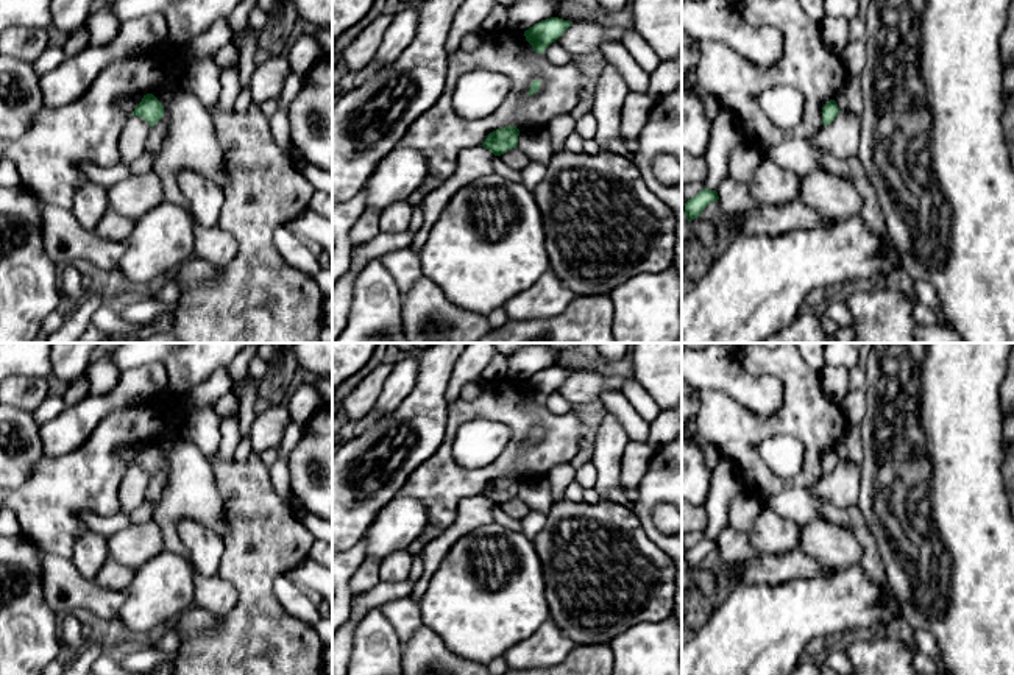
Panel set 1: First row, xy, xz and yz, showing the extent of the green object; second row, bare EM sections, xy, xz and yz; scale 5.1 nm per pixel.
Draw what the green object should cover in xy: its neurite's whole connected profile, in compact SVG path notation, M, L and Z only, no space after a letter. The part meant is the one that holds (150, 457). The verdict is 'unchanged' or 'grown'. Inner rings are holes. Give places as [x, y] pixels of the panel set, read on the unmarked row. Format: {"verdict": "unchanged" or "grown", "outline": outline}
{"verdict": "unchanged", "outline": "M147 443L131 465L144 468L153 477L164 466L164 455L153 443Z"}

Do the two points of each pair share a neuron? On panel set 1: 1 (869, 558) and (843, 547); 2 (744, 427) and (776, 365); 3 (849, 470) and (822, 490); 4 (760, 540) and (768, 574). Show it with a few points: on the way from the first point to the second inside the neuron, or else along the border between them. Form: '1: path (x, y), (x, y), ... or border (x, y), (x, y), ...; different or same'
1: border (847, 527), (861, 547), (861, 565); different
2: path (768, 427), (779, 424), (791, 412), (791, 388); same
3: path (843, 476), (829, 487); same
4: border (797, 547), (788, 552), (758, 554); different

